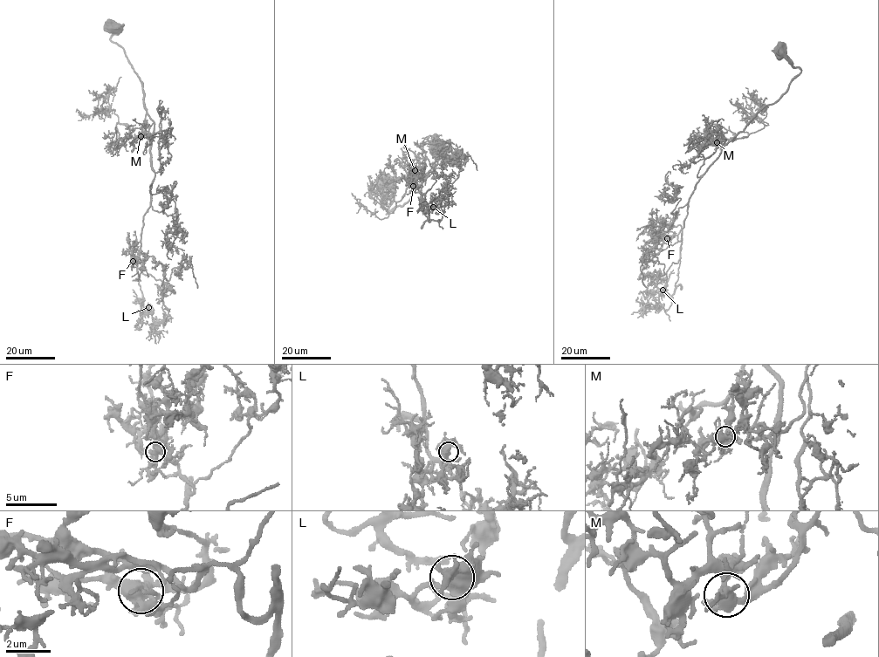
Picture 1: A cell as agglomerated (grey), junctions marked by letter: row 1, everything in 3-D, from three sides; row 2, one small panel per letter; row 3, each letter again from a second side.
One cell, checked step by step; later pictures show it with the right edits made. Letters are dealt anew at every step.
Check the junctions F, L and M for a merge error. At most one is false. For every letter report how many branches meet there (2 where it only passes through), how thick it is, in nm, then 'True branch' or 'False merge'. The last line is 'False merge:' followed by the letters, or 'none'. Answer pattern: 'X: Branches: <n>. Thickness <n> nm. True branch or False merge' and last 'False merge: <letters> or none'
F: Branches: 5. Thickness 440 nm. True branch
L: Branches: 5. Thickness 480 nm. True branch
M: Branches: 5. Thickness 460 nm. True branch
False merge: none

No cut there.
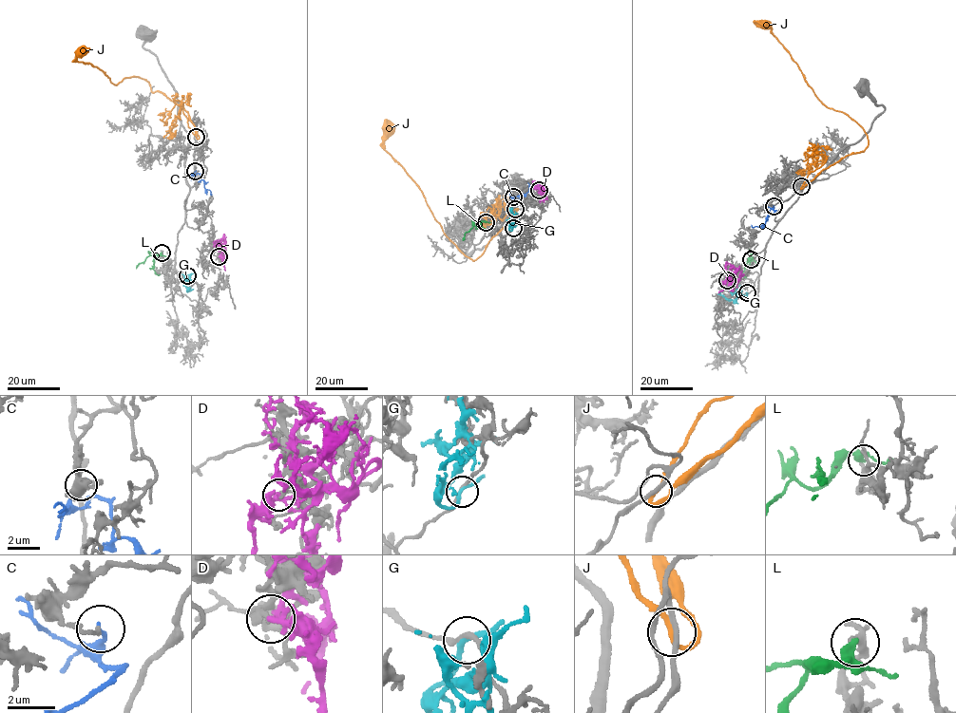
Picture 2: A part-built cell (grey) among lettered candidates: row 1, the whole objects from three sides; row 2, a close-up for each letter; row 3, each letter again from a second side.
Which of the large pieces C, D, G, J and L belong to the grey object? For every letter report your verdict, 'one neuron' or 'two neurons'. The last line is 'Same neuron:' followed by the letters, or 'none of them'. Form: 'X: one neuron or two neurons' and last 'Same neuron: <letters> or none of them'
C: two neurons
D: two neurons
G: two neurons
J: two neurons
L: two neurons
Same neuron: none of them

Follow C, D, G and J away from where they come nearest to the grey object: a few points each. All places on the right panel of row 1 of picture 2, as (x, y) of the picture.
C: (774, 206), (776, 211), (767, 216), (764, 225), (751, 225)
D: (727, 280), (732, 278), (725, 267), (726, 261)
G: (747, 292), (733, 299), (727, 299), (719, 293)
J: (801, 186), (847, 156), (864, 151), (867, 135), (846, 114), (824, 105), (772, 28), (754, 20)

